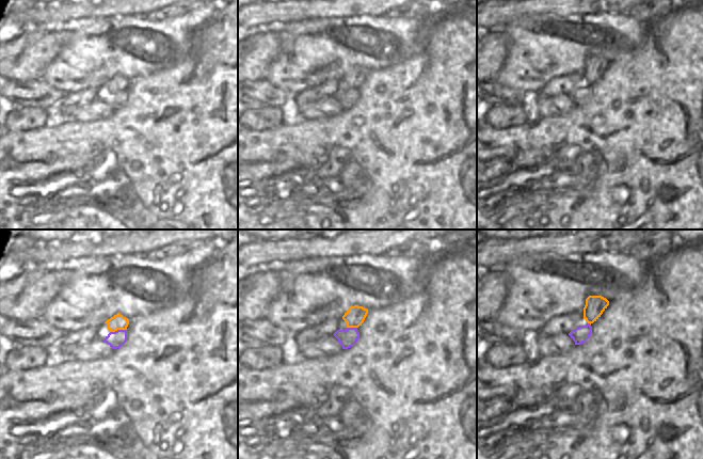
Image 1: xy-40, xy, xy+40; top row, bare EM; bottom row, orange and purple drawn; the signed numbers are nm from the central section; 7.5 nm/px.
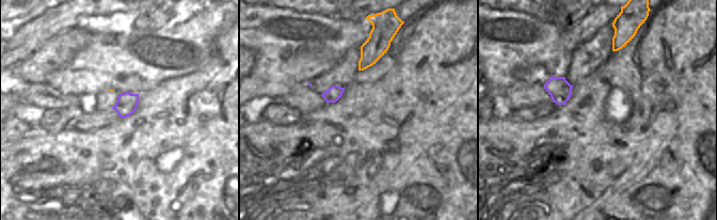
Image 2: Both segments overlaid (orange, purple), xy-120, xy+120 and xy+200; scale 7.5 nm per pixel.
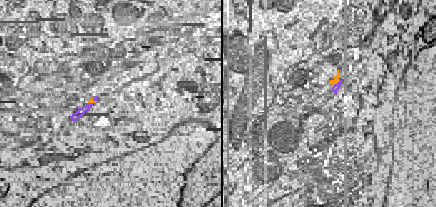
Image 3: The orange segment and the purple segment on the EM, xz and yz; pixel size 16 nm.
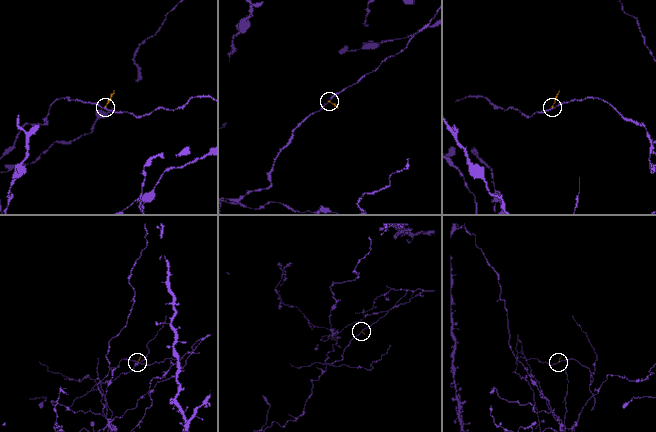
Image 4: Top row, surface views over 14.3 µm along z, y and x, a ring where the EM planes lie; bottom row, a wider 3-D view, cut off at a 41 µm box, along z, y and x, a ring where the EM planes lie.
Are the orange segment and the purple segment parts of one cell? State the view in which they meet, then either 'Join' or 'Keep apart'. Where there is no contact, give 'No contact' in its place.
Touches orange in xy-40. Keep apart

